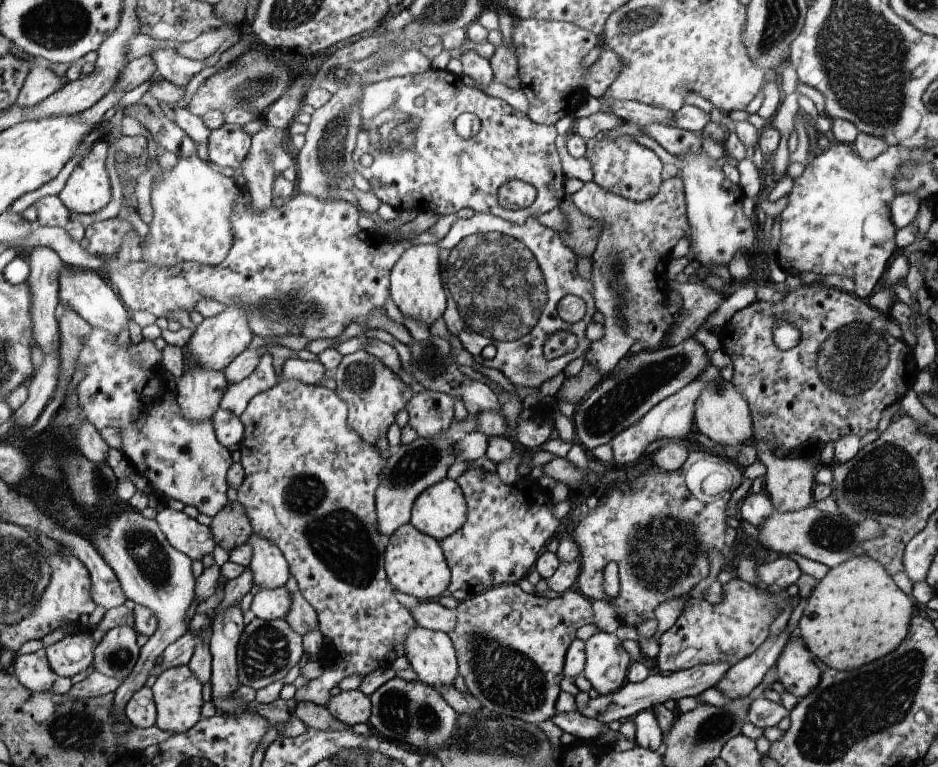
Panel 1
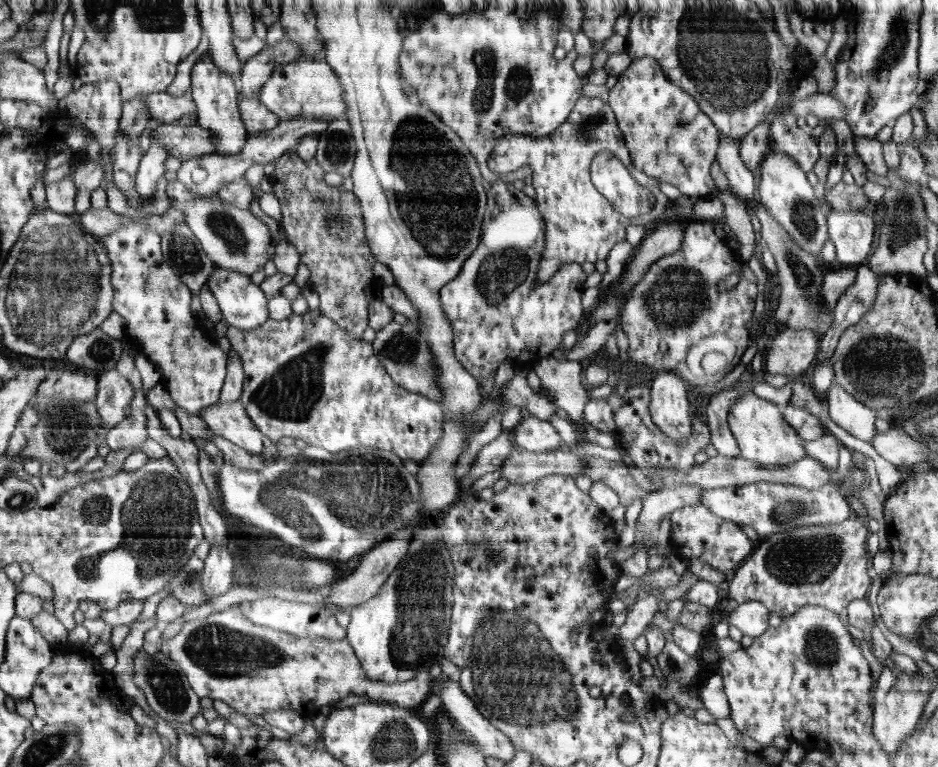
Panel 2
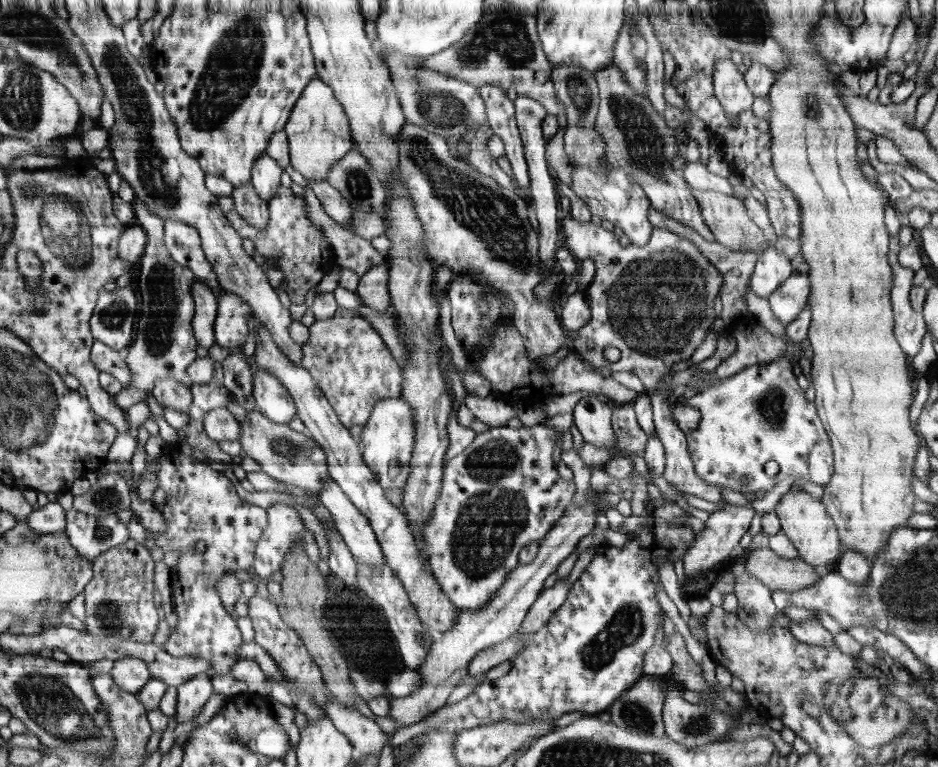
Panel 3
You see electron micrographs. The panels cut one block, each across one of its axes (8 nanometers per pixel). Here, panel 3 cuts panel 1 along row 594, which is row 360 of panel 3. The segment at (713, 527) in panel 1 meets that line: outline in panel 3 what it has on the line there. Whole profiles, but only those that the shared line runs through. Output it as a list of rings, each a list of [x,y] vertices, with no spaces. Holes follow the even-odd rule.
[[[570,215],[566,216],[566,218],[560,222],[559,227],[561,227],[561,232],[564,234],[563,246],[573,253],[574,256],[578,258],[578,261],[584,261],[586,258],[592,257],[596,267],[594,279],[585,290],[587,301],[591,310],[591,319],[579,330],[579,340],[572,340],[572,349],[578,352],[585,363],[588,363],[593,369],[598,371],[601,367],[606,367],[611,369],[611,372],[634,372],[634,374],[639,376],[640,380],[642,380],[644,386],[646,387],[644,393],[650,394],[651,390],[654,390],[654,388],[656,388],[656,386],[658,386],[658,384],[660,384],[660,382],[662,382],[662,380],[670,374],[670,364],[672,364],[672,362],[690,360],[692,352],[694,352],[694,350],[702,344],[702,340],[704,340],[704,336],[706,336],[706,330],[710,330],[710,328],[708,328],[708,324],[710,324],[710,322],[714,320],[714,316],[716,316],[716,314],[714,314],[714,298],[718,296],[718,292],[720,292],[724,286],[723,274],[715,268],[715,265],[708,260],[708,257],[699,251],[699,248],[695,244],[691,243],[691,240],[682,238],[667,228],[655,228],[652,232],[651,240],[644,246],[638,246],[632,242],[627,246],[622,246],[620,245],[620,239],[616,237],[612,231],[596,226],[596,224],[592,224],[592,222],[578,222],[578,220],[574,220],[574,218]],[[587,340],[592,340],[595,343],[595,347],[593,349],[586,347]],[[608,346],[614,346],[614,348],[619,348],[621,351],[621,358],[617,362],[610,363],[606,360],[606,358],[604,358],[604,350],[606,350]]]

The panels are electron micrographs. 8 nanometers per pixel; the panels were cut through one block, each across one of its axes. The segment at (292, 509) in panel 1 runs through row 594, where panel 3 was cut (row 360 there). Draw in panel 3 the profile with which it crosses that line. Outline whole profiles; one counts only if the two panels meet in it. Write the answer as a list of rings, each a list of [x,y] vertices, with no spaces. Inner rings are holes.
[[[338,306],[335,315],[323,321],[314,321],[309,327],[309,339],[303,348],[303,362],[300,364],[311,374],[318,388],[332,405],[339,422],[346,428],[368,423],[371,413],[380,399],[391,399],[401,394],[404,383],[404,369],[392,357],[390,350],[382,341],[380,333],[356,310]]]

